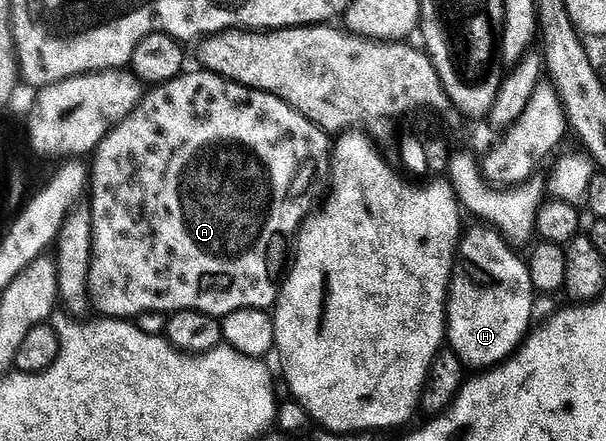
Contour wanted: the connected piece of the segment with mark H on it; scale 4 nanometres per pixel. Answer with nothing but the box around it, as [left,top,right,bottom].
[446,224,536,368]

